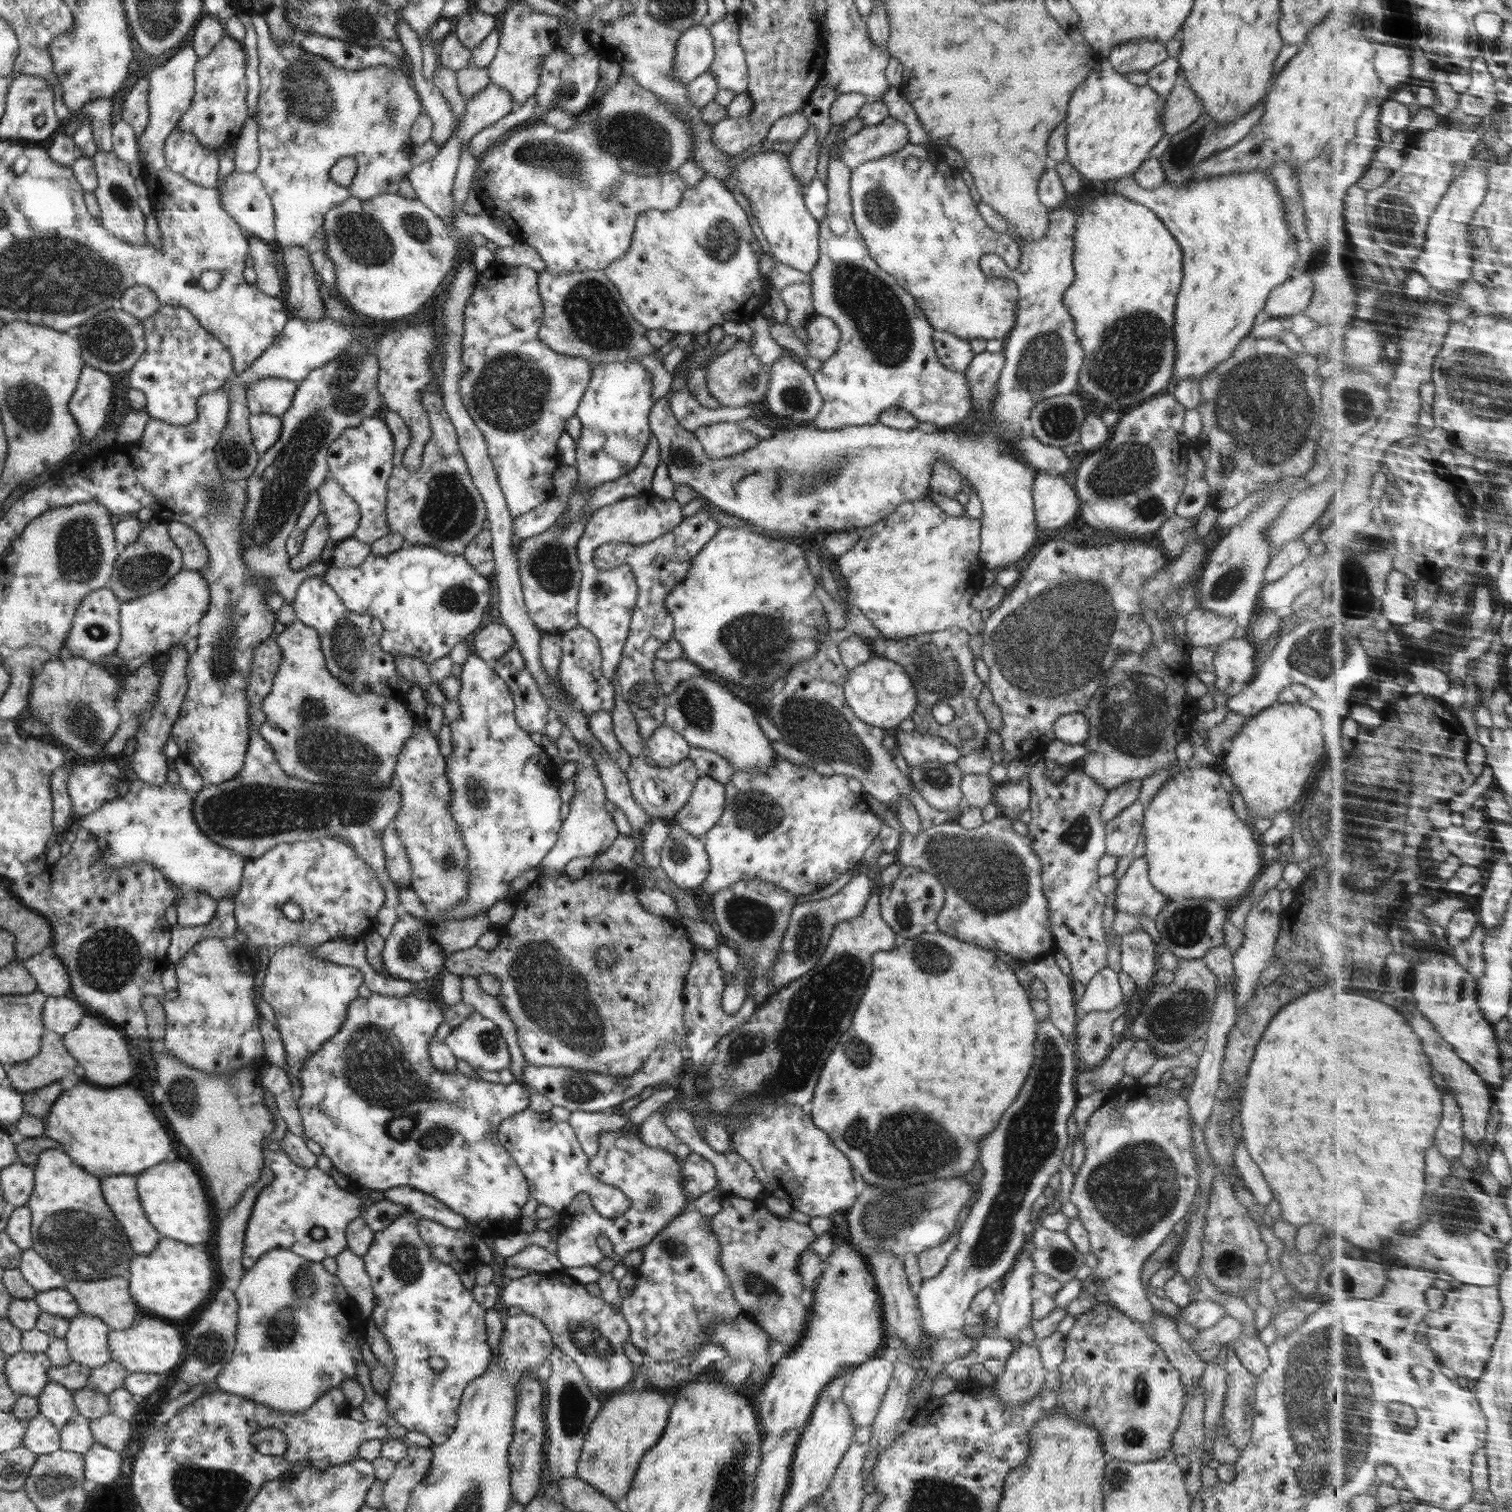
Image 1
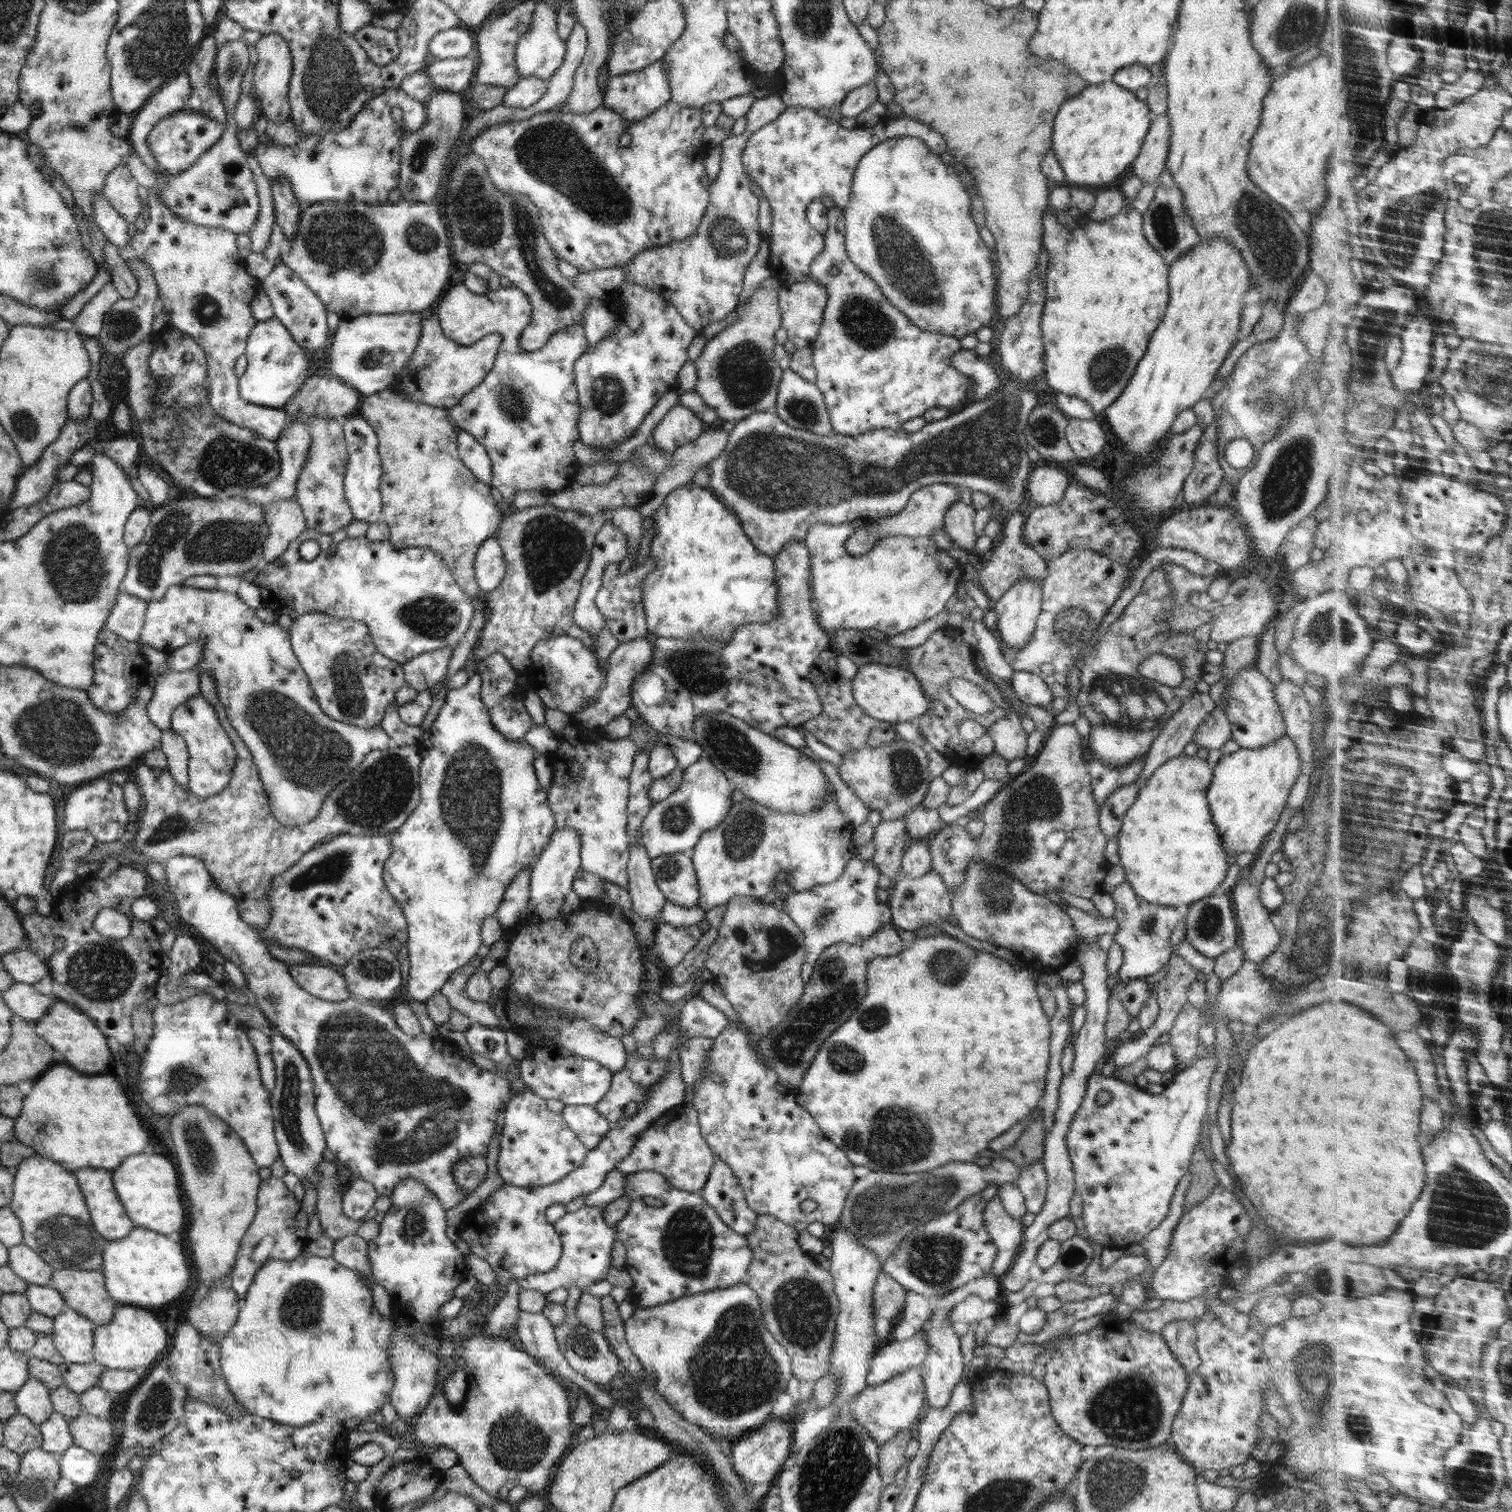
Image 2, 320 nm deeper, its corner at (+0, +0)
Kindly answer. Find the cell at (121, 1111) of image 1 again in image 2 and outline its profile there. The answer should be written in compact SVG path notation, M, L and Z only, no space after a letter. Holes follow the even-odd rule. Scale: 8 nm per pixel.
M52 1065L34 1078L32 1091L24 1097L21 1113L13 1118L15 1140L70 1172L80 1168L112 1171L120 1166L122 1158L140 1154L148 1144L148 1134L122 1092L120 1082L112 1076L84 1076L72 1068Z

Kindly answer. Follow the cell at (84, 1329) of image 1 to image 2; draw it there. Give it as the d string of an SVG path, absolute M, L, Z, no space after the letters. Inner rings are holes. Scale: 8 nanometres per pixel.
M68 1306L53 1318L51 1335L65 1361L88 1364L93 1361L93 1330L97 1324Z

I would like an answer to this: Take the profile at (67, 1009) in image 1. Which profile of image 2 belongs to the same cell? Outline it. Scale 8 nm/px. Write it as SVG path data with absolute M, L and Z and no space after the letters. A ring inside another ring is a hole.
M14 983L8 990L3 990L1 995L13 1014L28 1022L37 1021L56 1001L54 995L41 994L26 983Z

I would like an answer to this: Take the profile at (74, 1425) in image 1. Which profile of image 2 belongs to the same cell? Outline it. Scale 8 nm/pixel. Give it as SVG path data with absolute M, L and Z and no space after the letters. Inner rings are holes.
M53 1412L37 1427L42 1434L41 1447L48 1452L59 1455L73 1445L69 1429L69 1419L63 1414Z

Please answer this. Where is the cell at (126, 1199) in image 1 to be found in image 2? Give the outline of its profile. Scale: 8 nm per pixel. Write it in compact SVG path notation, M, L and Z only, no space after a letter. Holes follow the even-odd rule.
M80 1168L73 1172L78 1179L94 1229L109 1241L124 1238L137 1226L126 1215L124 1205L114 1191L111 1171Z

